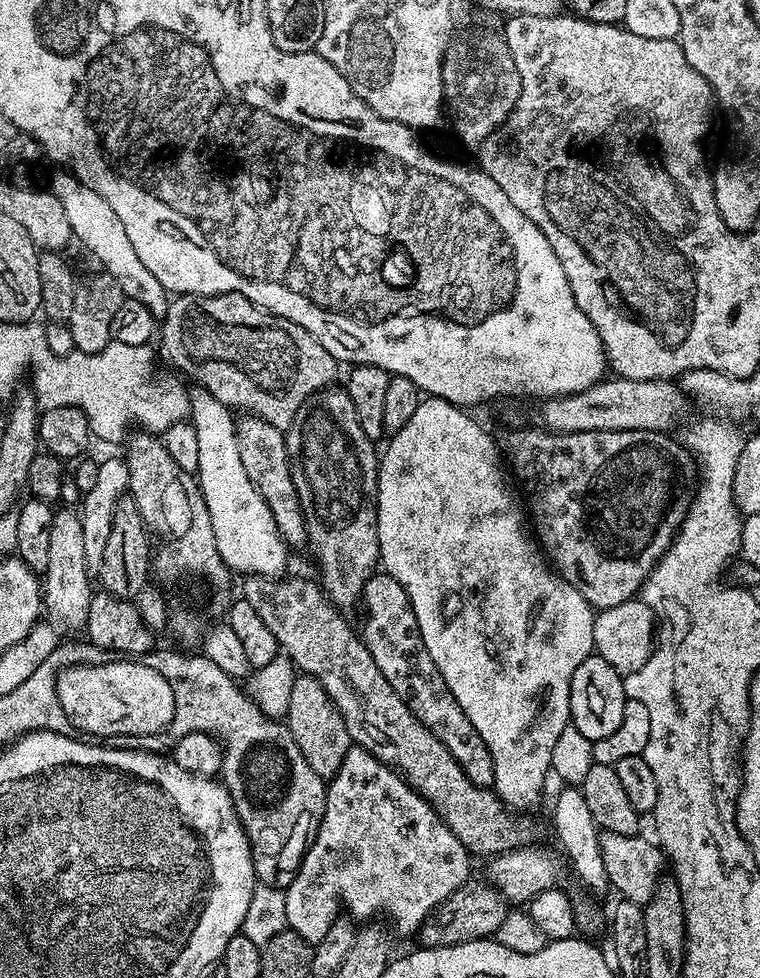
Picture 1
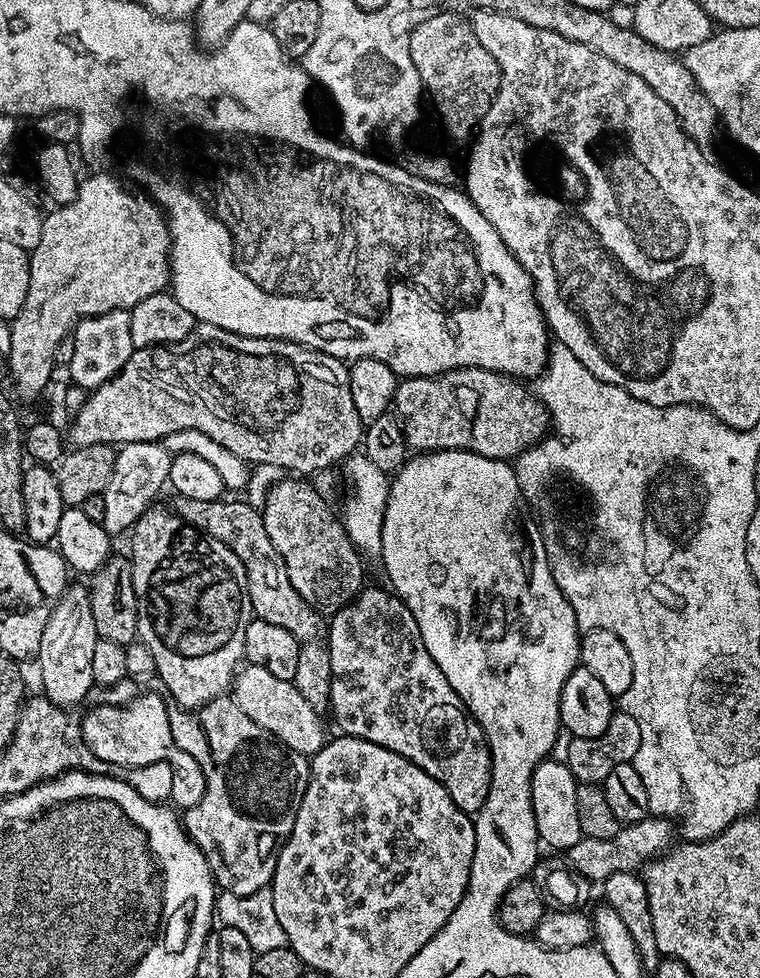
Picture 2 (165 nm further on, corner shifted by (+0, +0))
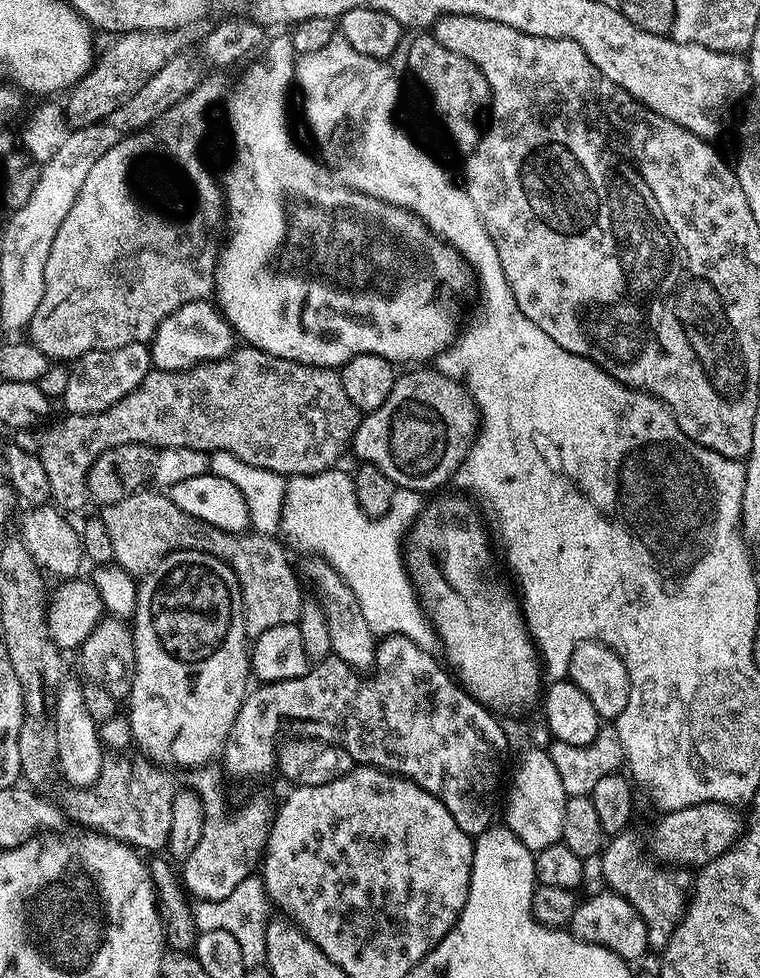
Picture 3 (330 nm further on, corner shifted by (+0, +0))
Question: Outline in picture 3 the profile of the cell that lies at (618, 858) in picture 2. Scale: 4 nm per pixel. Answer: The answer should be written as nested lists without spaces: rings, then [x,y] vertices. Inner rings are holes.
[[[706,802],[685,808],[674,808],[663,813],[664,816],[652,828],[650,852],[659,863],[665,866],[703,866],[714,858],[730,850],[739,840],[742,831],[742,816],[731,804]]]

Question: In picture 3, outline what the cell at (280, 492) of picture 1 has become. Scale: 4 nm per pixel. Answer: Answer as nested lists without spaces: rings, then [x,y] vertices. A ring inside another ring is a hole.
[[[312,554],[305,560],[308,561],[304,564],[304,572],[302,568],[302,576],[307,587],[309,584],[316,591],[314,599],[320,605],[320,609],[324,611],[326,626],[330,626],[332,655],[349,664],[351,668],[355,668],[357,672],[367,673],[376,663],[378,637],[370,630],[370,626],[362,614],[362,606],[358,606],[358,598],[354,598],[354,592],[350,590],[350,586],[346,586],[342,574],[338,574],[325,557]]]

